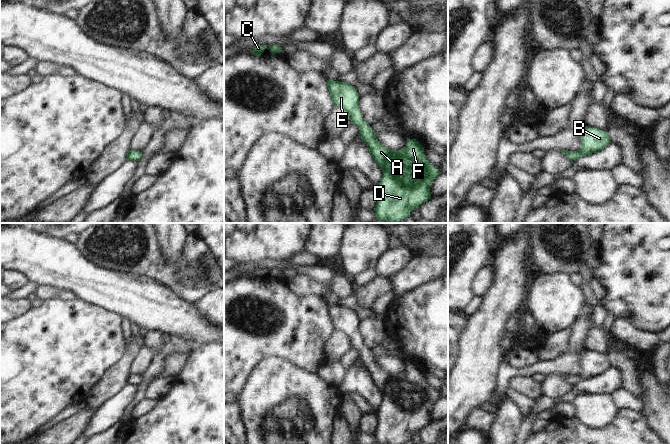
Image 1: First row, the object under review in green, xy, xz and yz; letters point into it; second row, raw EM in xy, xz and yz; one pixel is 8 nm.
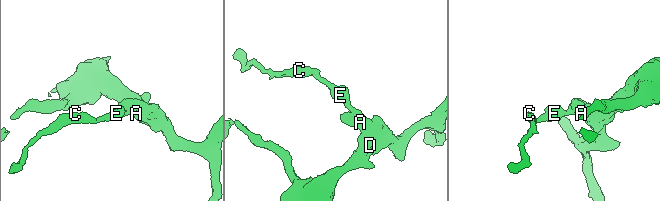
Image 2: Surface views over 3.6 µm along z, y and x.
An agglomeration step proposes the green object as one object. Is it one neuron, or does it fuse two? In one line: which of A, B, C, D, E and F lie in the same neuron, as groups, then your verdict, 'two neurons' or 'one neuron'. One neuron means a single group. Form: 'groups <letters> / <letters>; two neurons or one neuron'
groups A B C D E F; one neuron

